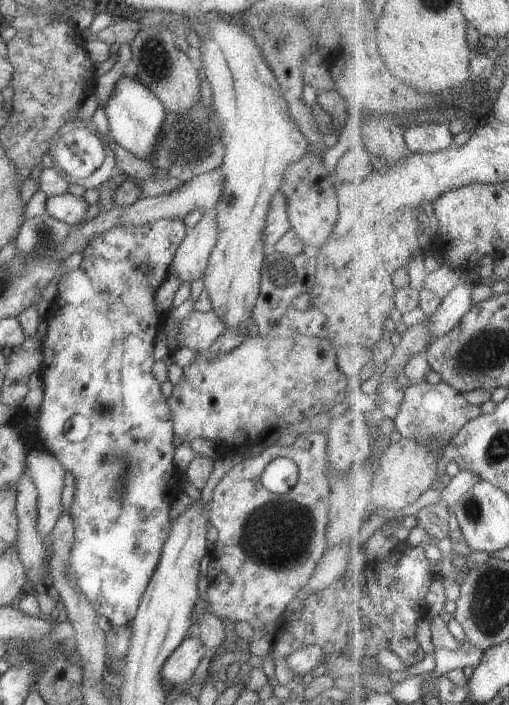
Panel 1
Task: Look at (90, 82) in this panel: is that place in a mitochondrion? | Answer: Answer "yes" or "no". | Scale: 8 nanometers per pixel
no

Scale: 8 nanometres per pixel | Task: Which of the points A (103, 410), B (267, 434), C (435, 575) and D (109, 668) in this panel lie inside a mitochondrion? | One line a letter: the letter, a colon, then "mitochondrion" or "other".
A: mitochondrion
B: other
C: other
D: other

